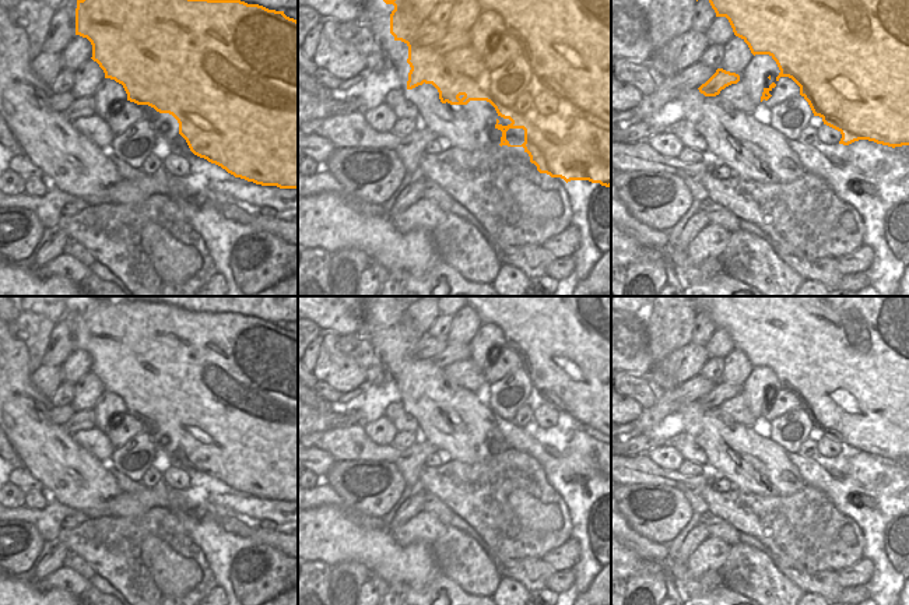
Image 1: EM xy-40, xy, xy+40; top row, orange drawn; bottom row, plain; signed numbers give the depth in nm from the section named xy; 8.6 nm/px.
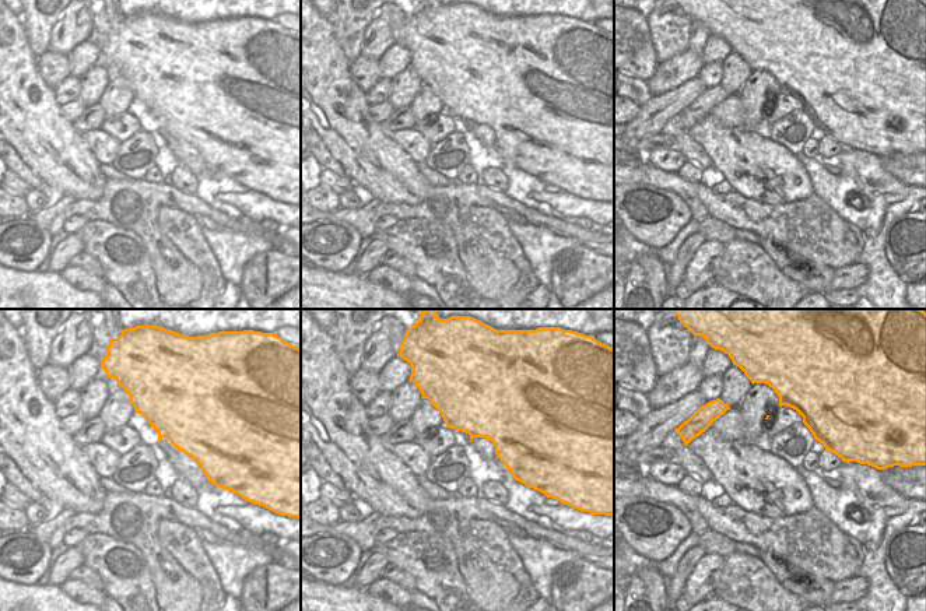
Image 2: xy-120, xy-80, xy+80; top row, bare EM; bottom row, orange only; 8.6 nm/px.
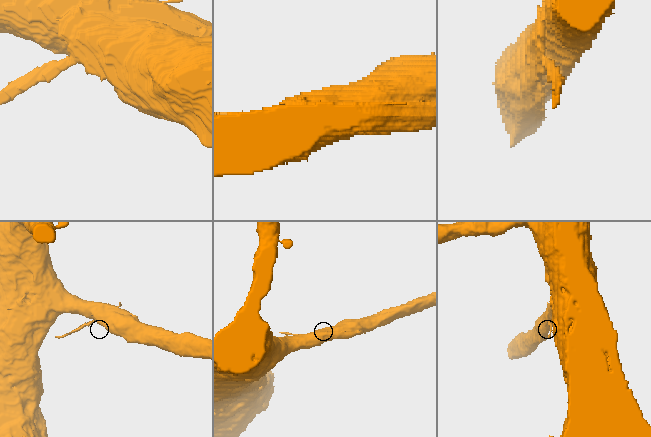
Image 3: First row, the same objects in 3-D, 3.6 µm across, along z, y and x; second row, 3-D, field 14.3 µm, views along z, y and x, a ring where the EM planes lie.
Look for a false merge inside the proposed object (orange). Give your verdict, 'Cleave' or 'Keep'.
Cleave

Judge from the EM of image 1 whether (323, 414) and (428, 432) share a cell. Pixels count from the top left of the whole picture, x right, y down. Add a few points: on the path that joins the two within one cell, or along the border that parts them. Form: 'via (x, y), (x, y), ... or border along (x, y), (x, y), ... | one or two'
via (350, 442), (360, 452), (407, 452) | one

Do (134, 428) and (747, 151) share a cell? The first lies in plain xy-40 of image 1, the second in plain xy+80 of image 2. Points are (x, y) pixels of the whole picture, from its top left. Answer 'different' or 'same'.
same

